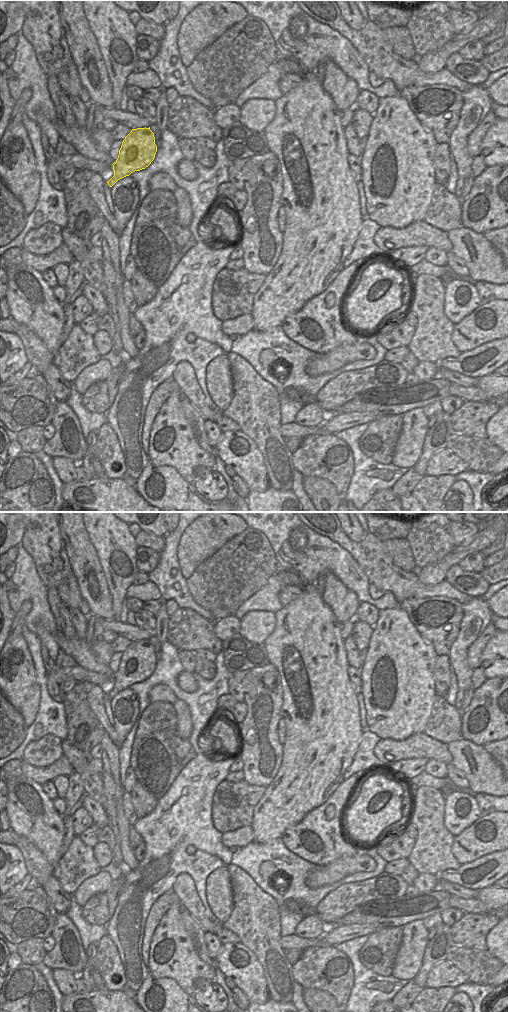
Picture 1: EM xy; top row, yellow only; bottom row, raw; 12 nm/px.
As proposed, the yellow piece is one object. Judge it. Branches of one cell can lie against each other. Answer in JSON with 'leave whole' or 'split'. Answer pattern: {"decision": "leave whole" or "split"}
{"decision": "leave whole"}

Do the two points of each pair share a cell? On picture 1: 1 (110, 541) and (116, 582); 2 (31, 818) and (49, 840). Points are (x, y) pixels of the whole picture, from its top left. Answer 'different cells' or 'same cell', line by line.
1: same cell
2: same cell

